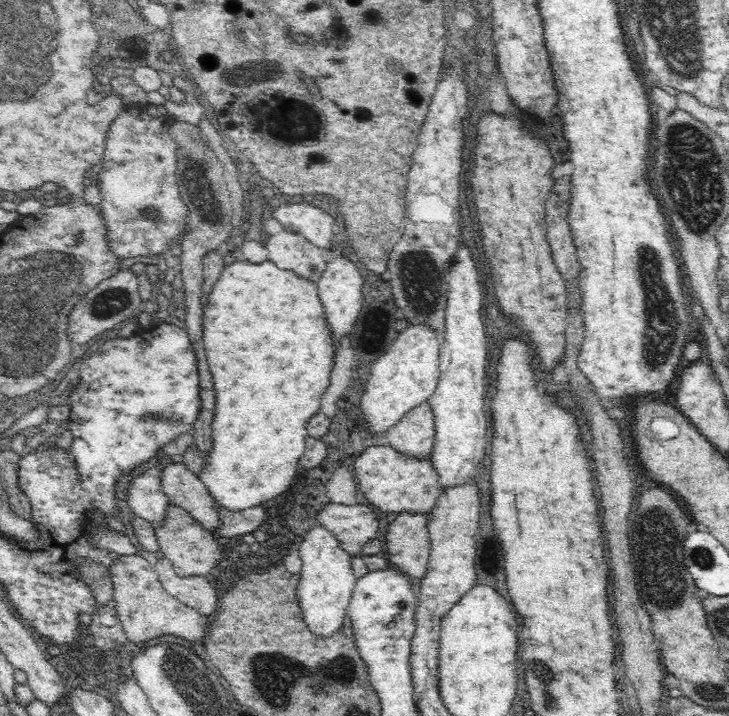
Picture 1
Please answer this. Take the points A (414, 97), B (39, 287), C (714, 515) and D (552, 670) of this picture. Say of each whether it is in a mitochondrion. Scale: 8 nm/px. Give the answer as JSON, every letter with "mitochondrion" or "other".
{"A":"other","B":"mitochondrion","C":"other","D":"mitochondrion"}

